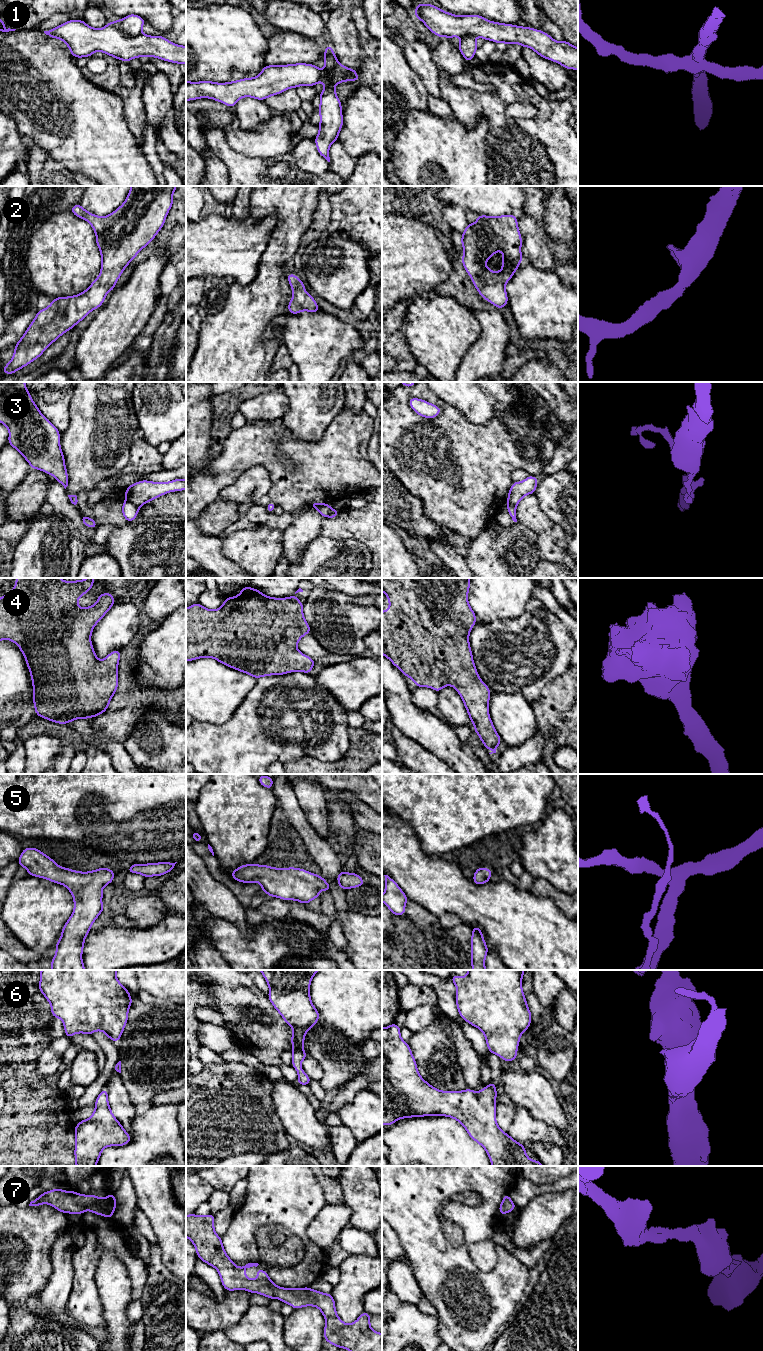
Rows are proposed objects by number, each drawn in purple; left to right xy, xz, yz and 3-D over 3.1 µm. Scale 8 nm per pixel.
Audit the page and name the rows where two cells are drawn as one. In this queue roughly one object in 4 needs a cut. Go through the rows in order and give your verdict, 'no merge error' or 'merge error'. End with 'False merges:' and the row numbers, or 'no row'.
1: merge error
2: no merge error
3: merge error
4: no merge error
5: no merge error
6: no merge error
7: no merge error
False merges: 1, 3

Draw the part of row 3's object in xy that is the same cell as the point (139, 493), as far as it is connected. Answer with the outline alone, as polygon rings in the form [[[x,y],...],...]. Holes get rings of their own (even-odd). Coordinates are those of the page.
[[[175,479],[170,482],[152,482],[142,480],[130,485],[125,491],[125,499],[138,508],[166,493],[186,489],[185,479]]]

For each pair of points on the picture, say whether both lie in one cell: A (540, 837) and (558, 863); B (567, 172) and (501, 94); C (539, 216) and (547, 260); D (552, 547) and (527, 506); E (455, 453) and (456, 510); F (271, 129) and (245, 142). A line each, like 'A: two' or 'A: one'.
A: one
B: one
C: two
D: one
E: one
F: one

